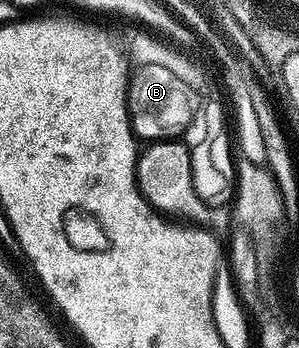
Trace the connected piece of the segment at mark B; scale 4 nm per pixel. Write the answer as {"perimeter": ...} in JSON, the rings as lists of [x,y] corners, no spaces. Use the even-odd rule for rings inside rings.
{"perimeter":[[[144,64],[136,67],[130,73],[127,86],[127,110],[131,113],[131,131],[136,137],[148,136],[148,141],[169,140],[184,135],[184,129],[190,124],[201,105],[200,99],[195,99],[196,89],[187,85],[170,70],[157,64]]]}

